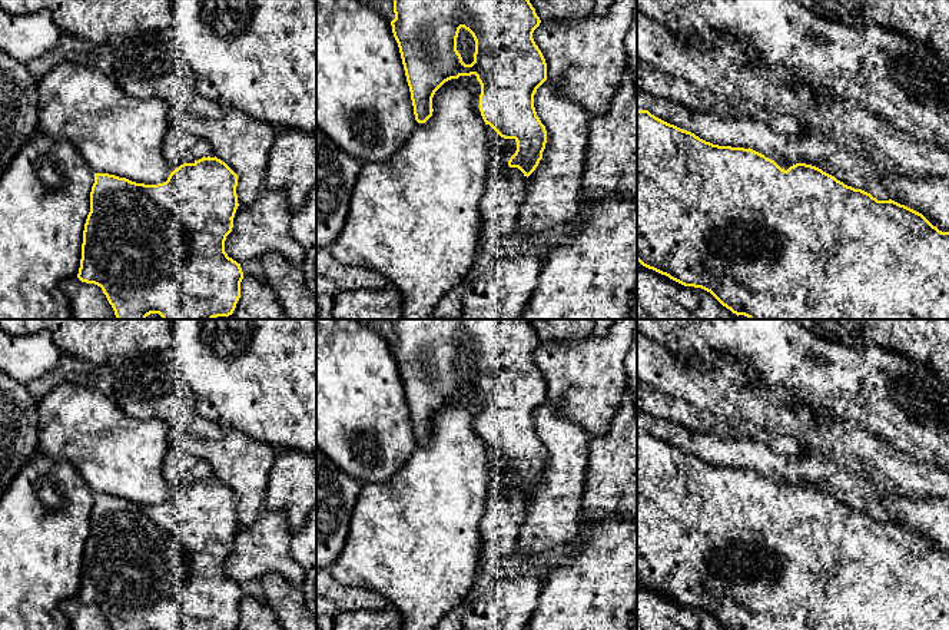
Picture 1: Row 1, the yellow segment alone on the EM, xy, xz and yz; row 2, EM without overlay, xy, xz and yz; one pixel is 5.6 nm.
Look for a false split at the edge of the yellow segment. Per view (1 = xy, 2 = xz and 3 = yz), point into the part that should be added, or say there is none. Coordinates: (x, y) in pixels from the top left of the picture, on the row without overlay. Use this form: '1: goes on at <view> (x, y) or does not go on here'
1: goes on at xy (171, 487)
2: goes on at xz (507, 467)
3: goes on at yz (782, 486)

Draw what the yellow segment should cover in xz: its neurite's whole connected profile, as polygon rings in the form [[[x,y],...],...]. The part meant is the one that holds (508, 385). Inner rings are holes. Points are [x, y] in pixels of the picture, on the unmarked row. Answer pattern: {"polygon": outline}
{"polygon": [[[394,319],[395,339],[391,342],[398,364],[407,402],[411,412],[415,441],[425,444],[432,437],[432,418],[448,401],[475,395],[481,405],[477,431],[485,442],[488,464],[494,472],[502,472],[510,488],[518,488],[524,501],[535,491],[547,464],[547,451],[537,437],[534,415],[547,401],[545,379],[532,359],[541,341],[528,319]],[[459,349],[468,351],[475,361],[474,382],[465,385],[457,371]]]}

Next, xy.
{"polygon": [[[210,465],[210,475],[199,481],[189,484],[170,484],[167,483],[169,498],[163,504],[145,505],[136,504],[126,498],[119,498],[109,494],[94,494],[94,504],[90,513],[90,533],[87,536],[83,564],[82,564],[82,580],[77,598],[86,604],[94,604],[102,609],[109,624],[113,630],[235,630],[240,619],[240,603],[243,593],[240,584],[233,581],[225,573],[226,557],[232,553],[233,538],[238,524],[236,507],[238,495],[213,474]]]}

